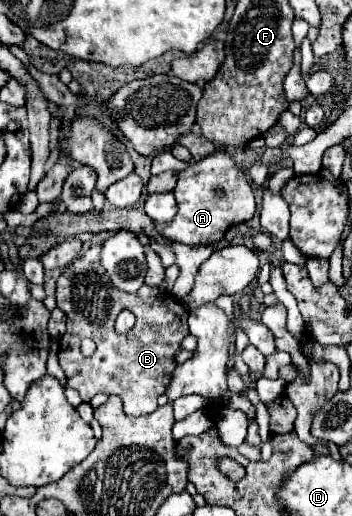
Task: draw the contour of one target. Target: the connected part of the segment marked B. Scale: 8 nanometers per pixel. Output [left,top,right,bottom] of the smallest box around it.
[56,245,188,417]

